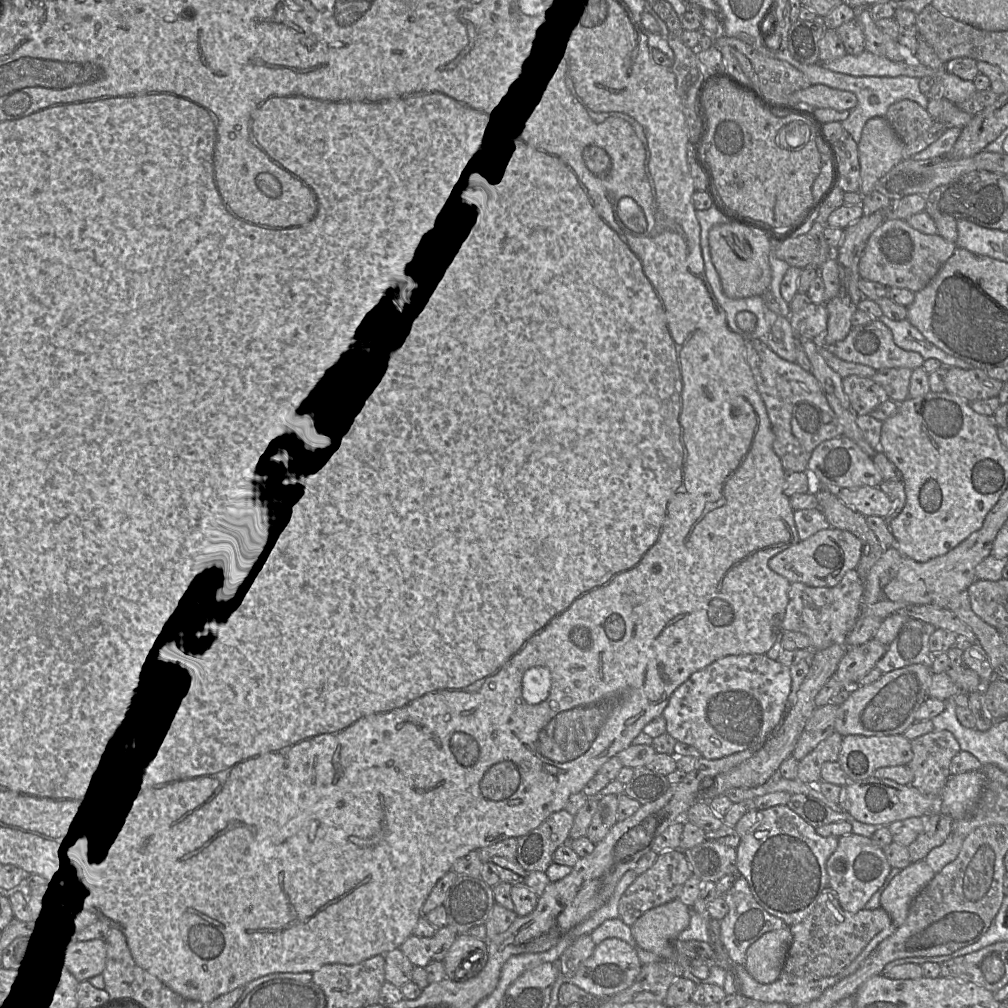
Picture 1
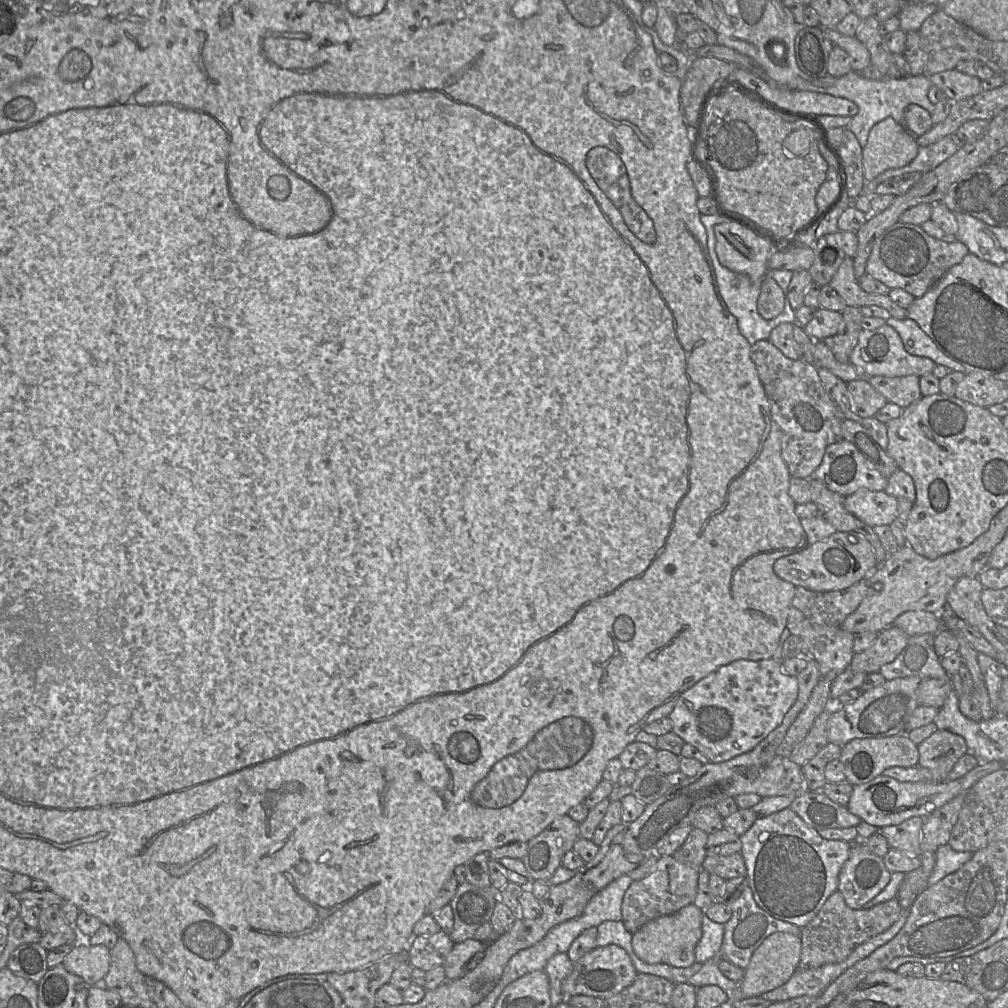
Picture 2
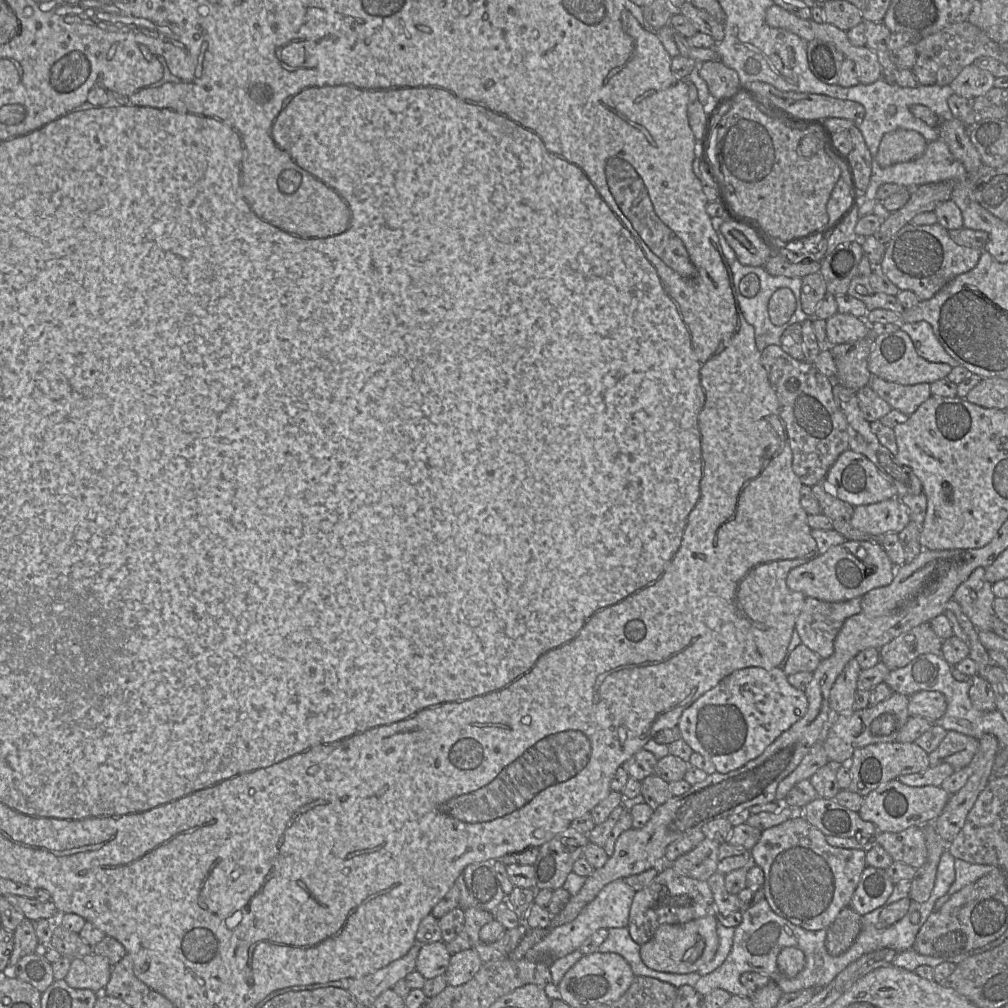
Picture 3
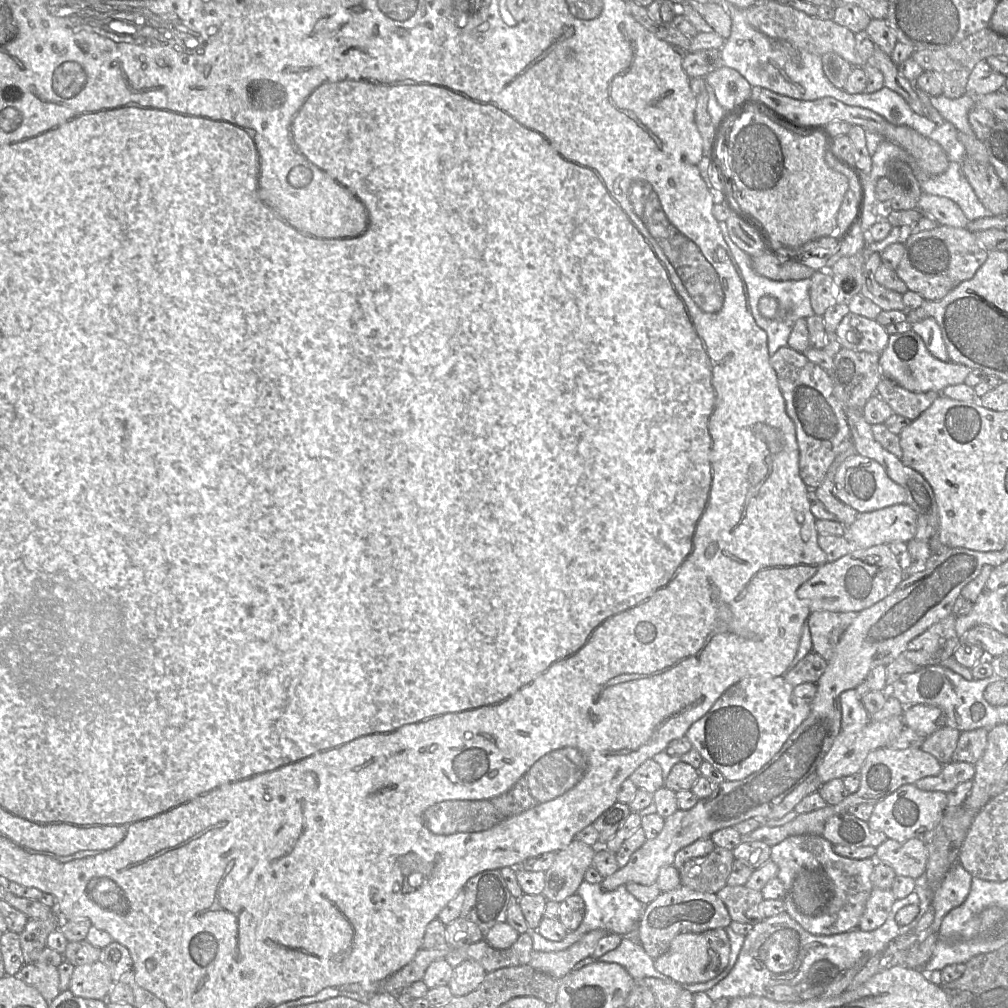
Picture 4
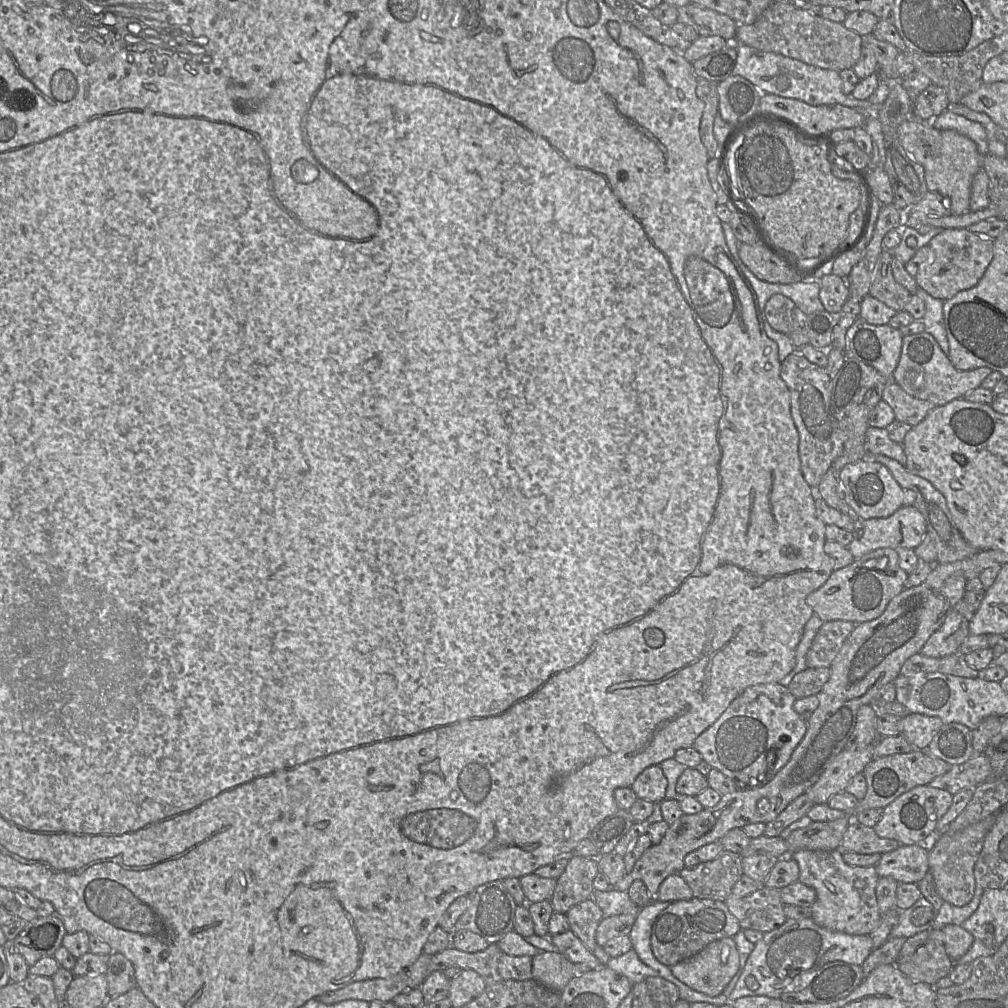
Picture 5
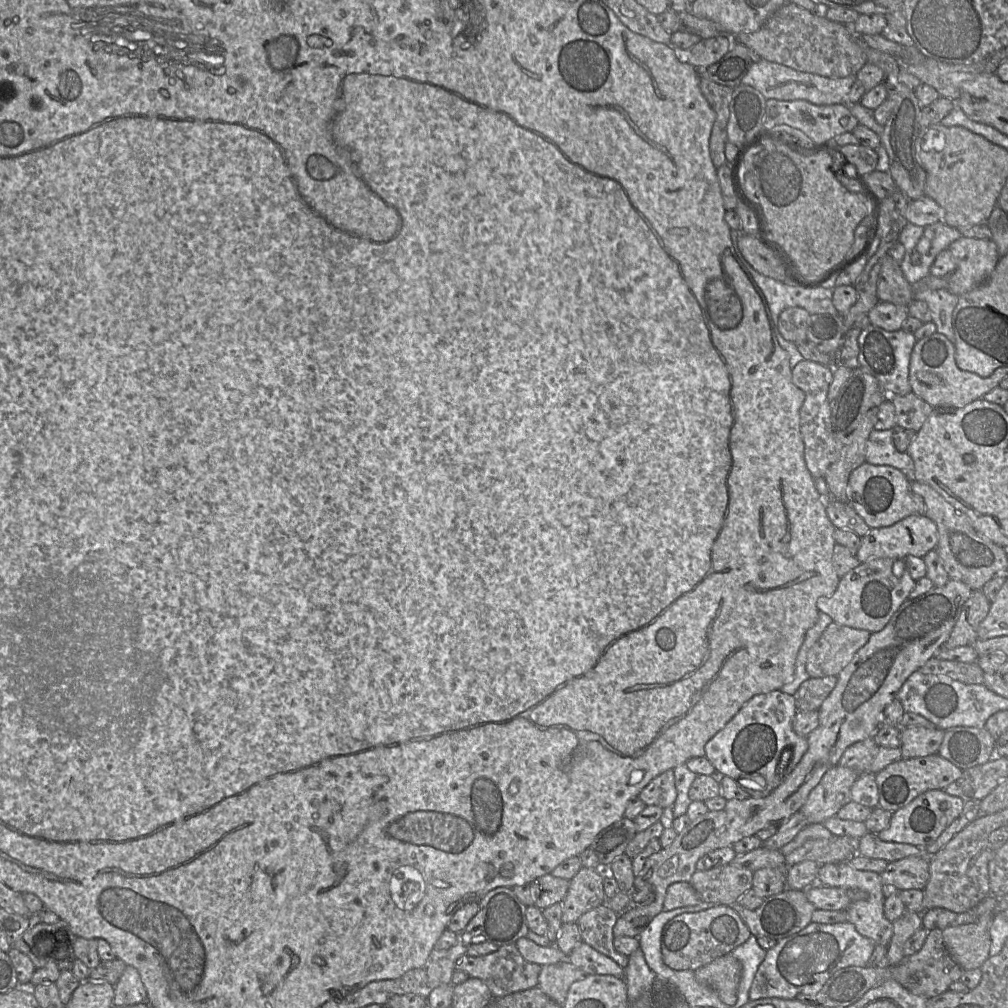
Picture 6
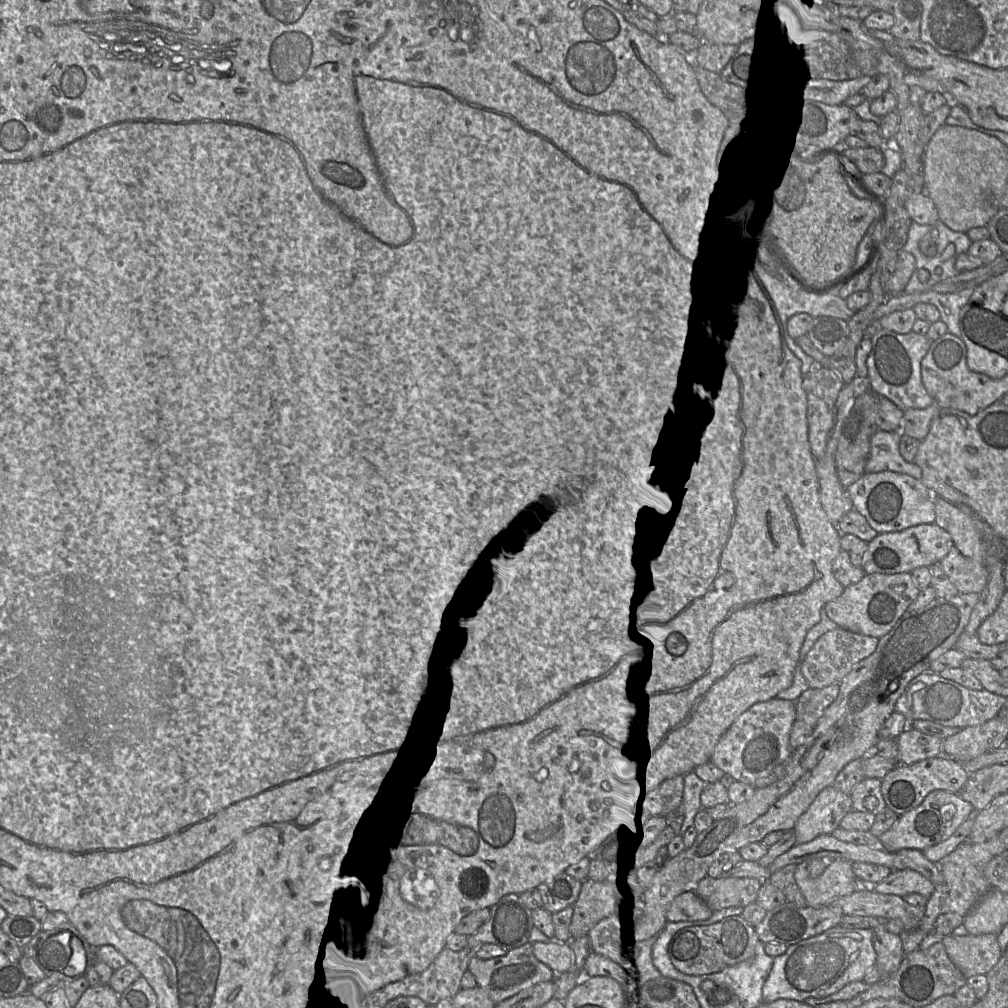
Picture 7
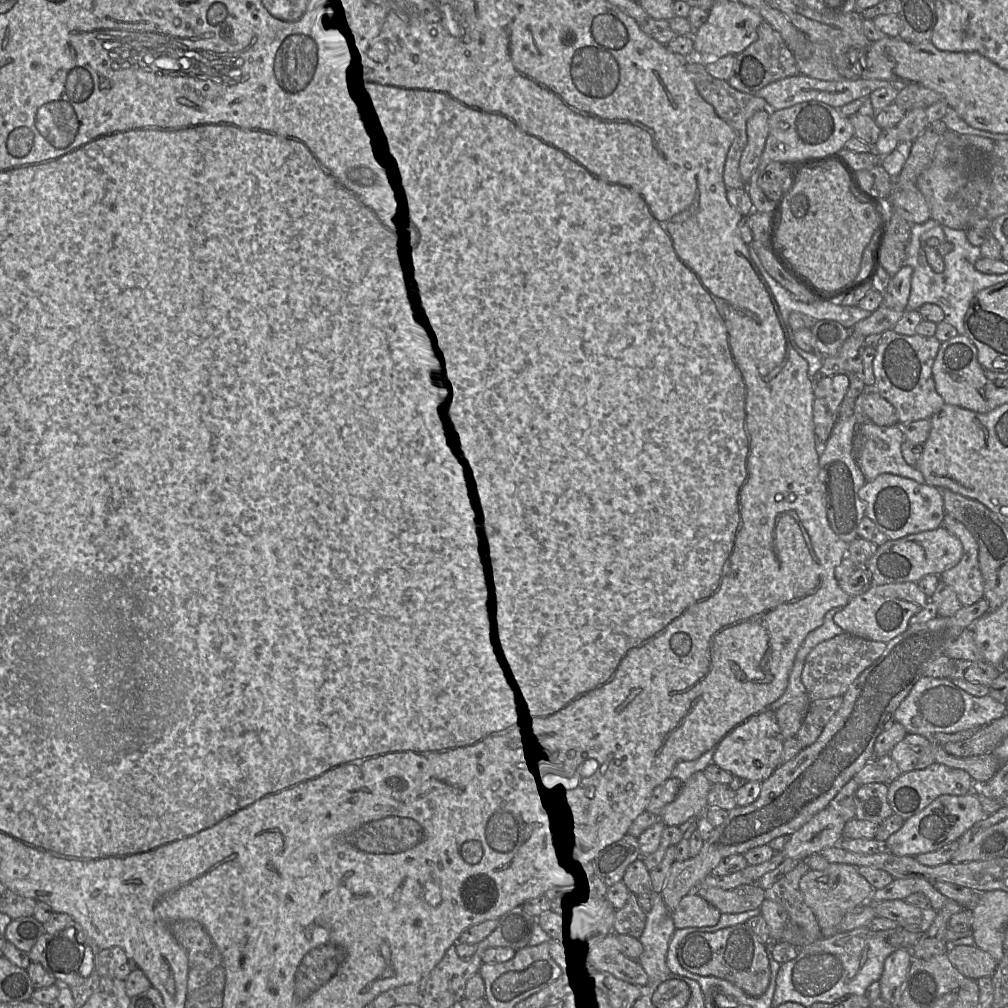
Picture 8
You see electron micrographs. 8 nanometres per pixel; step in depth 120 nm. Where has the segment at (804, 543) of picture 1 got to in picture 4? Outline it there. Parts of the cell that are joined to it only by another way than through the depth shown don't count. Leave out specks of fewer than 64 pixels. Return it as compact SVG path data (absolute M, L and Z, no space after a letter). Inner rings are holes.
M880 544L870 548L854 548L848 554L842 556L834 562L826 562L820 566L817 572L797 589L797 597L804 601L811 612L860 612L871 607L878 601L891 594L904 578L904 571L899 566L896 557L889 546Z

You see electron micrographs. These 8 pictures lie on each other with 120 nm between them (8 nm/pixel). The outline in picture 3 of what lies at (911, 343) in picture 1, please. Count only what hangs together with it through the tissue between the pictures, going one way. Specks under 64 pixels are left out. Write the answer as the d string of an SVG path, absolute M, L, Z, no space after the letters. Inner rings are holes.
M928 322L901 323L899 327L910 336L920 357L929 362L946 363L952 368L959 366L940 344Z

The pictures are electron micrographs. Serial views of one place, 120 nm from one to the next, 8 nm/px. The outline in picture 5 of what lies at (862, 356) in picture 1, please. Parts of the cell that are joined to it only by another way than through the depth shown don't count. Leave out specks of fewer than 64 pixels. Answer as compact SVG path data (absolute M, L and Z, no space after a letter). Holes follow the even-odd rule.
M922 332L903 336L899 362L891 380L911 396L941 406L955 399L961 399L967 392L981 387L983 380L991 372L992 370L987 367L967 371L957 370L935 338L927 332Z

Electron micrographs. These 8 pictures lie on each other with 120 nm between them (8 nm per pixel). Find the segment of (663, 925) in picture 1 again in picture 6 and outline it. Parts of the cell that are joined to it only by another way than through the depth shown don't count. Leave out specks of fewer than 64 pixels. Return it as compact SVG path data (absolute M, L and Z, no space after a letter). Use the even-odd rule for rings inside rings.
M732 953L716 958L711 963L694 971L696 980L713 991L721 1001L733 1005L742 974L741 963Z

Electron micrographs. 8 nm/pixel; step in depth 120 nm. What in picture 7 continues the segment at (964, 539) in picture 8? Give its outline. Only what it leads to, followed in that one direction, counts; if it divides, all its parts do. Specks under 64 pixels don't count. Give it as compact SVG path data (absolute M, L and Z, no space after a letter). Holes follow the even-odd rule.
M935 496L935 523L946 530L952 537L953 546L941 560L943 571L955 585L959 593L979 594L988 581L988 571L985 566L985 545L982 543L975 526L974 518L960 506L955 505L940 496Z

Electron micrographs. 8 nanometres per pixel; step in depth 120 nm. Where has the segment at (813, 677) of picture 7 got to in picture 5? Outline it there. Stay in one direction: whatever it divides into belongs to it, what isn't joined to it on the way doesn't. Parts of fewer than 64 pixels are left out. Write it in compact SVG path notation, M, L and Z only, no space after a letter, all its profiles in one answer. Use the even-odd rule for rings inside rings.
M844 620L824 622L807 653L807 667L830 668L855 625L853 622Z

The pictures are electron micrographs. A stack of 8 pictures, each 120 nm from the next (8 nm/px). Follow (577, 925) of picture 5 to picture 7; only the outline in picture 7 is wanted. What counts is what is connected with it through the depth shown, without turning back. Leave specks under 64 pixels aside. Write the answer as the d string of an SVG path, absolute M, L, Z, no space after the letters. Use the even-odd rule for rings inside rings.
M608 914L589 931L587 937L593 952L637 978L641 968L636 956L625 953L620 946L625 931L613 916Z

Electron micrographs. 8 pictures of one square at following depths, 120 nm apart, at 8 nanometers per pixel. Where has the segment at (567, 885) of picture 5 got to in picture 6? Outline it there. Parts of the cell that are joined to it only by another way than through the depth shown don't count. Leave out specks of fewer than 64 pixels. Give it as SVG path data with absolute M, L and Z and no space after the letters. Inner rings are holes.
M582 867L569 882L569 889L562 901L562 922L577 923L587 911L606 904L603 887L604 870Z

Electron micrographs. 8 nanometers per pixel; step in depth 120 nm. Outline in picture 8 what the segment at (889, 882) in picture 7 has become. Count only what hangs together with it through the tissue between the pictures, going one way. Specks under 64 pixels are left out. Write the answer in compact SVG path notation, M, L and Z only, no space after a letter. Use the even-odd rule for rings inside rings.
M896 878L889 885L876 889L872 895L872 901L905 900L913 893L923 893L929 900L931 908L939 911L949 900L939 892L925 878Z

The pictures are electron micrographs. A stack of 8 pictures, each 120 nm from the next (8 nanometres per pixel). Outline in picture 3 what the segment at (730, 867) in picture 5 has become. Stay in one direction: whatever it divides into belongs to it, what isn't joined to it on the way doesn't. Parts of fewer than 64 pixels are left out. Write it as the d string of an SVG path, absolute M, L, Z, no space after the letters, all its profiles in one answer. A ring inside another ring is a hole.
M706 837L698 846L680 856L671 865L679 874L707 881L717 871L719 846L719 842Z

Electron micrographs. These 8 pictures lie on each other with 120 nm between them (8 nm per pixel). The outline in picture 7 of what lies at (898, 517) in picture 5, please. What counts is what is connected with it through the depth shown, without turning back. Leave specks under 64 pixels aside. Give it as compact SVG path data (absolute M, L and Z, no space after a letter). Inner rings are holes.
M936 523L919 524L901 531L878 533L863 556L862 568L866 574L895 574L908 572L922 566L931 567L949 553L953 546L951 535Z

